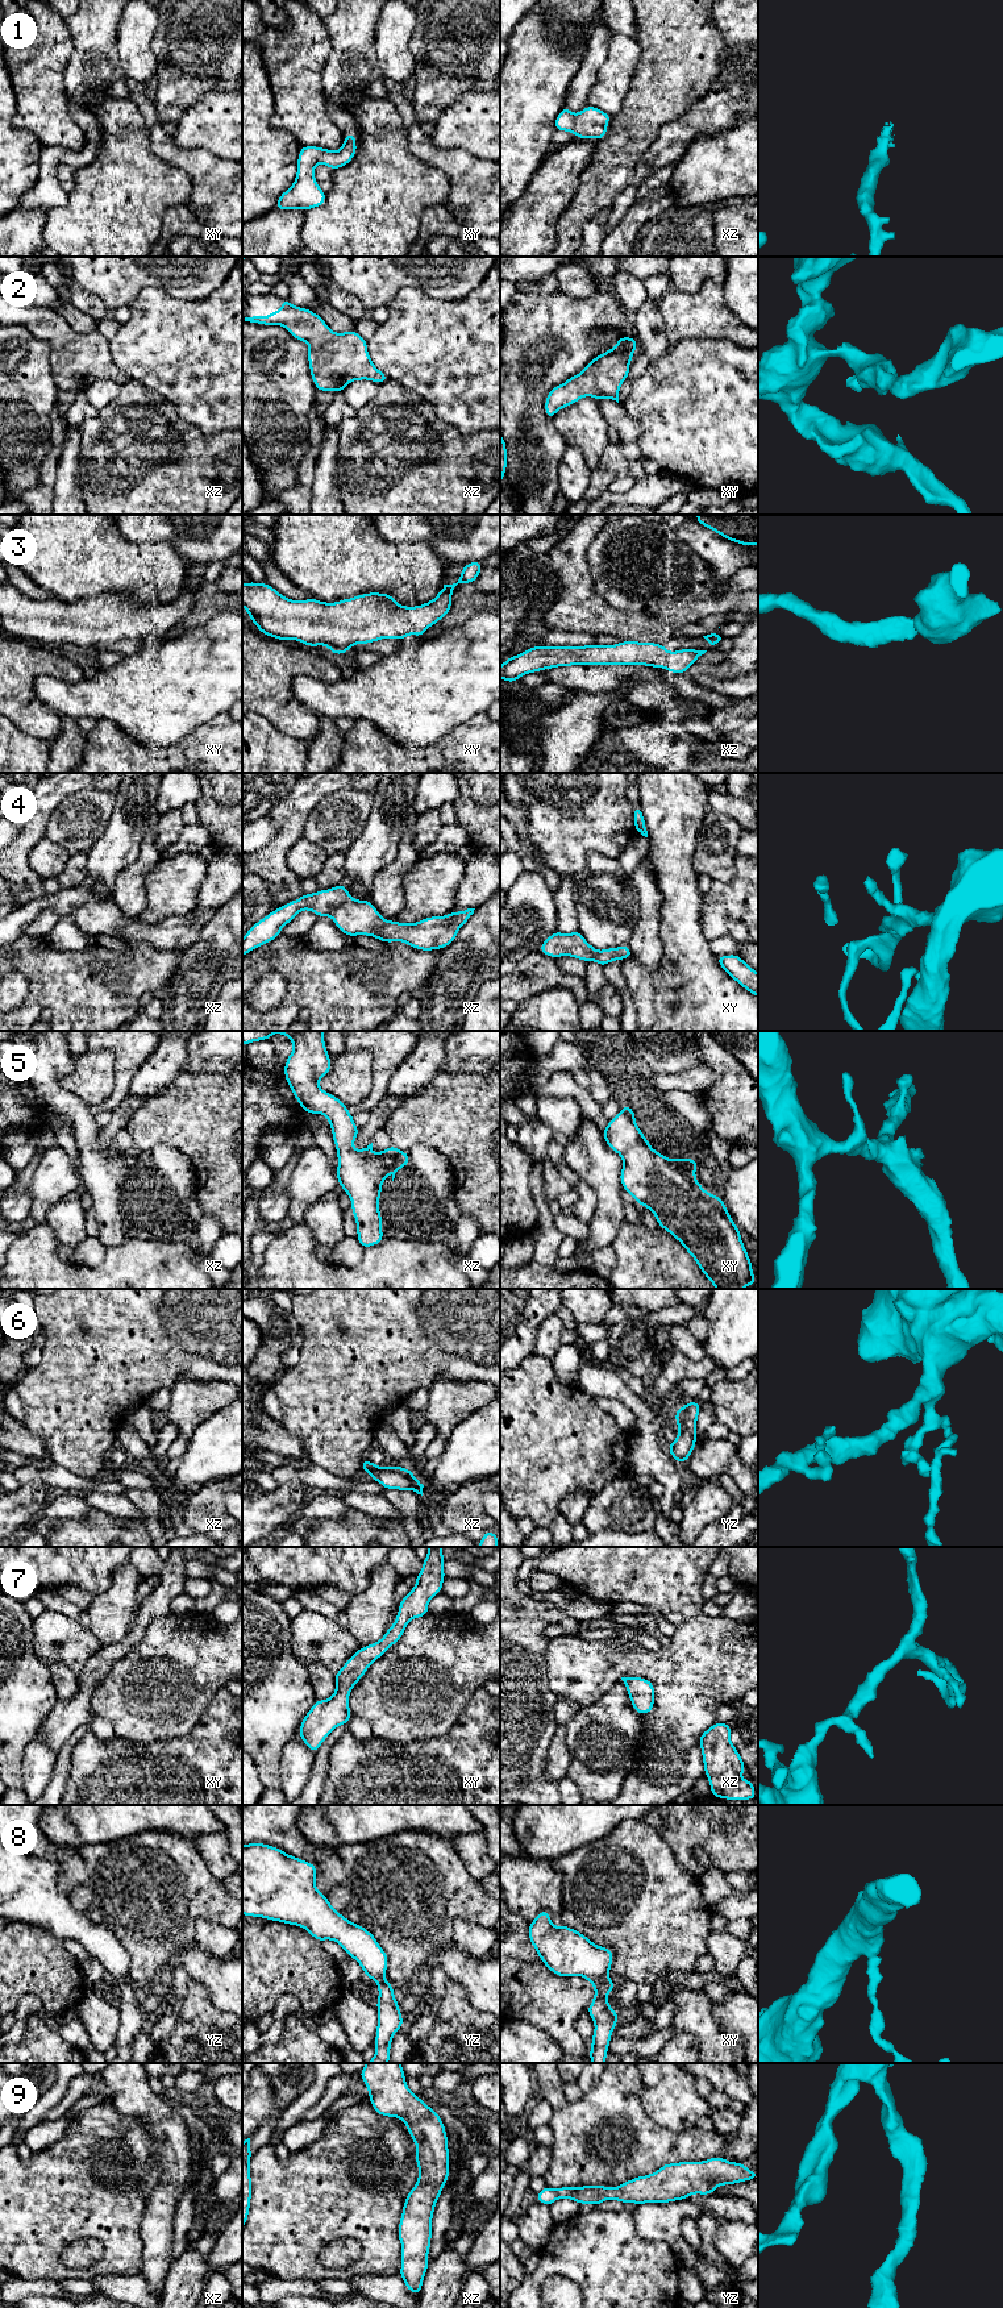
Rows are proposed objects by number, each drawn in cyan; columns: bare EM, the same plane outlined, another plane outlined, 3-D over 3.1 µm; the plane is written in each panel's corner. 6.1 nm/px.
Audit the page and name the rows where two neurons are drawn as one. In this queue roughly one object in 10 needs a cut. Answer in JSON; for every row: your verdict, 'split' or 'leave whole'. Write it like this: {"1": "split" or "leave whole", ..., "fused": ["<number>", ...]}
{"1": "leave whole", "2": "leave whole", "3": "leave whole", "4": "leave whole", "5": "leave whole", "6": "leave whole", "7": "leave whole", "8": "split", "9": "leave whole", "fused": ["8"]}

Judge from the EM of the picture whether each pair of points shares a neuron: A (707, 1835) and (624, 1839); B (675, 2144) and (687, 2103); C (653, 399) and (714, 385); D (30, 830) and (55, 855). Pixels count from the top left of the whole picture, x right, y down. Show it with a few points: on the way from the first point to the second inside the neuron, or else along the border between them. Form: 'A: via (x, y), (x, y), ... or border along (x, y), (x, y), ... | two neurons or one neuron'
A: border along (654, 1829), (679, 1864) | two neurons
B: border along (650, 2119), (674, 2130), (687, 2130), (696, 2126) | two neurons
C: via (668, 399), (699, 396) | one neuron
D: border along (42, 836), (29, 853), (29, 868) | two neurons

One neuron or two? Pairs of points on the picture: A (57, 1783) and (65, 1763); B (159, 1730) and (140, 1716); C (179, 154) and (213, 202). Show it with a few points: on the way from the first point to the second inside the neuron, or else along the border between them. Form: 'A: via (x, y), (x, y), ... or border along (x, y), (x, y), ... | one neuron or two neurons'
A: via (58, 1778), (61, 1768) | one neuron
B: via (154, 1725), (145, 1716) | one neuron
C: via (191, 166), (213, 190) | one neuron

